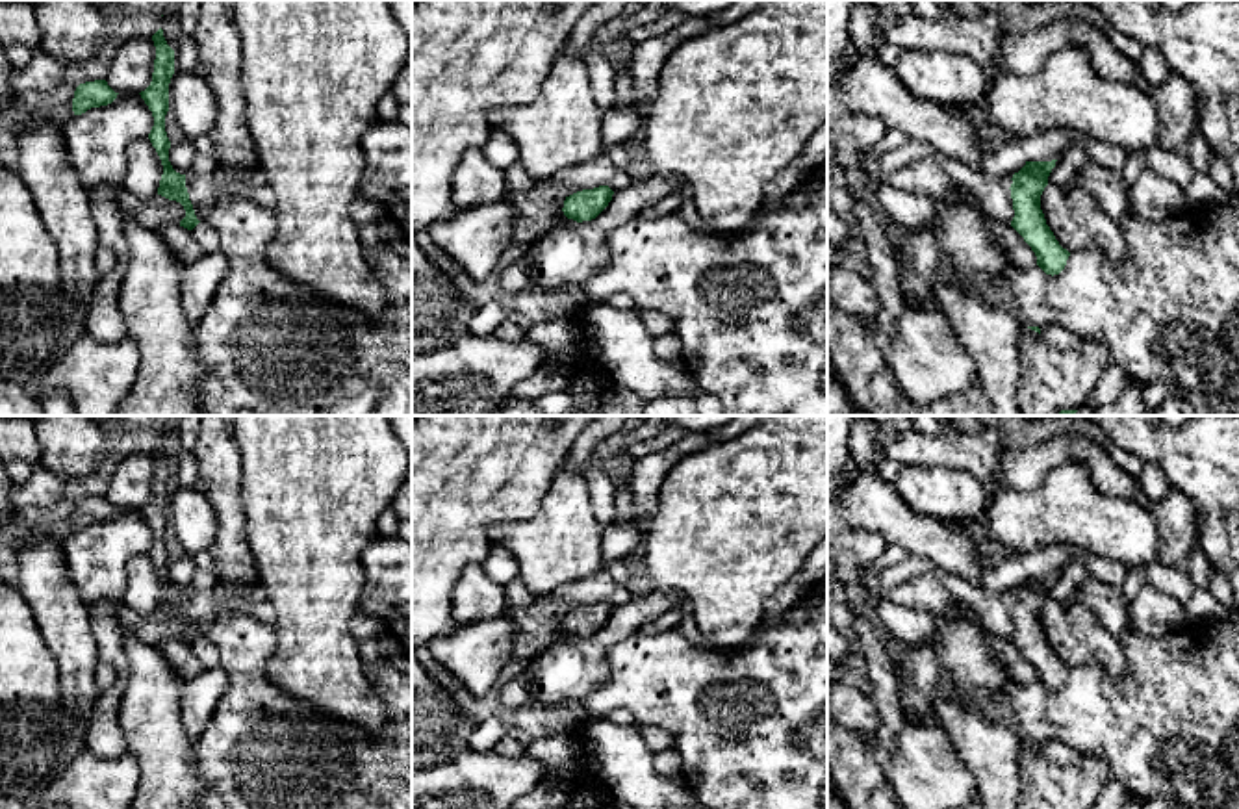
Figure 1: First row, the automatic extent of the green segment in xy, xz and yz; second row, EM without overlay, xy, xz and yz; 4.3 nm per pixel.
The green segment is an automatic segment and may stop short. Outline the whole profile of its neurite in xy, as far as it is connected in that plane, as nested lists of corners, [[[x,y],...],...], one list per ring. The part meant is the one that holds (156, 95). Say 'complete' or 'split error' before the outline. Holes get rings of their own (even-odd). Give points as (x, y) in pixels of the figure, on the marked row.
complete; [[[161,28],[152,35],[152,41],[156,46],[152,82],[139,95],[152,111],[154,126],[148,134],[148,139],[163,165],[158,195],[180,202],[185,210],[185,217],[180,221],[180,226],[193,230],[200,221],[197,219],[189,200],[185,174],[176,173],[169,161],[171,141],[165,132],[165,115],[169,111],[169,83],[174,74],[174,50],[167,45]]]

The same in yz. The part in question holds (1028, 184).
complete; [[[1057,160],[1026,161],[1026,165],[1013,174],[1013,184],[1009,187],[1015,210],[1011,226],[1031,247],[1037,256],[1037,265],[1052,276],[1065,269],[1070,256],[1055,239],[1041,210],[1041,195],[1048,186],[1048,176],[1055,161]]]

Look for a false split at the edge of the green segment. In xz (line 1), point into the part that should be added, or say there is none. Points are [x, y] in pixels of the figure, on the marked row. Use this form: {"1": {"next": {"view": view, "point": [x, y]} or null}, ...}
{"1": {"next": null}}

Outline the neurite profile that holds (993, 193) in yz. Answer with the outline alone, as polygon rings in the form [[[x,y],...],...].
[[[909,141],[903,148],[875,158],[872,165],[874,176],[877,182],[888,182],[894,171],[918,158],[935,160],[955,186],[968,189],[979,200],[987,217],[1011,225],[1015,210],[1011,189],[1005,180],[989,176],[974,165],[944,156],[924,141]]]

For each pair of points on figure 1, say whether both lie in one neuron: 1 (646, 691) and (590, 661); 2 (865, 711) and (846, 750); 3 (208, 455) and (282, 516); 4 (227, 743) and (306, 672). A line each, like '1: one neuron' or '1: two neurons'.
1: two neurons
2: two neurons
3: two neurons
4: two neurons

